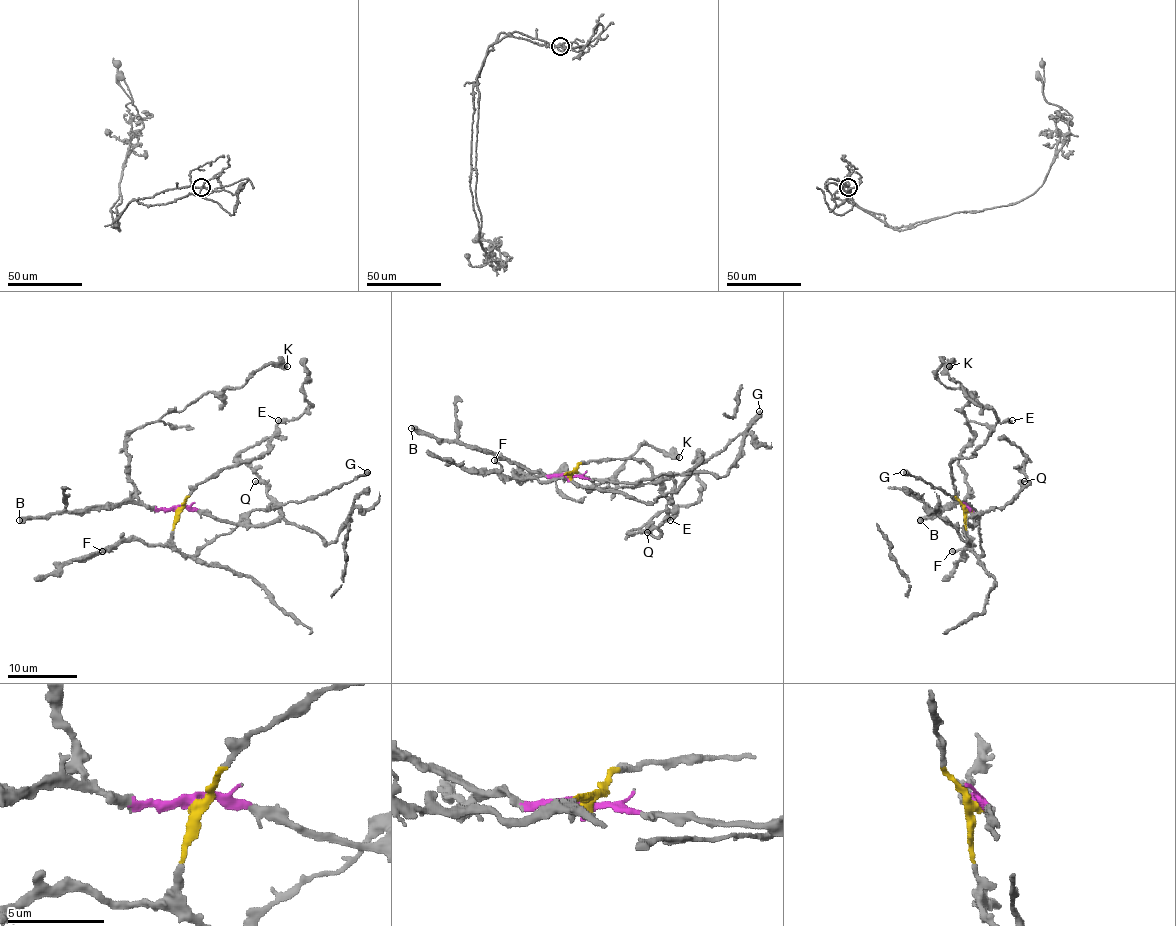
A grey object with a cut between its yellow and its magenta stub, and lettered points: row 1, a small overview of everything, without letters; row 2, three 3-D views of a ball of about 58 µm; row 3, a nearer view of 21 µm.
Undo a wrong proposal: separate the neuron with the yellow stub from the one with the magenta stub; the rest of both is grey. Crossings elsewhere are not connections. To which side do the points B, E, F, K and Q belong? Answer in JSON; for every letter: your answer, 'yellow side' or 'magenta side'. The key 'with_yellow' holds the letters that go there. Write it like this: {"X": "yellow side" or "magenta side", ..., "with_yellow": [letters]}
{"B": "magenta side", "E": "yellow side", "F": "yellow side", "K": "magenta side", "Q": "magenta side", "with_yellow": ["E", "F"]}

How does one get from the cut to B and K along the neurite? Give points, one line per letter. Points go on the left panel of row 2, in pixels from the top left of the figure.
B: (176, 510), (107, 503), (86, 510), (19, 521)
K: (176, 510), (152, 508), (137, 495), (126, 439), (204, 394), (239, 389), (268, 364), (287, 366)

